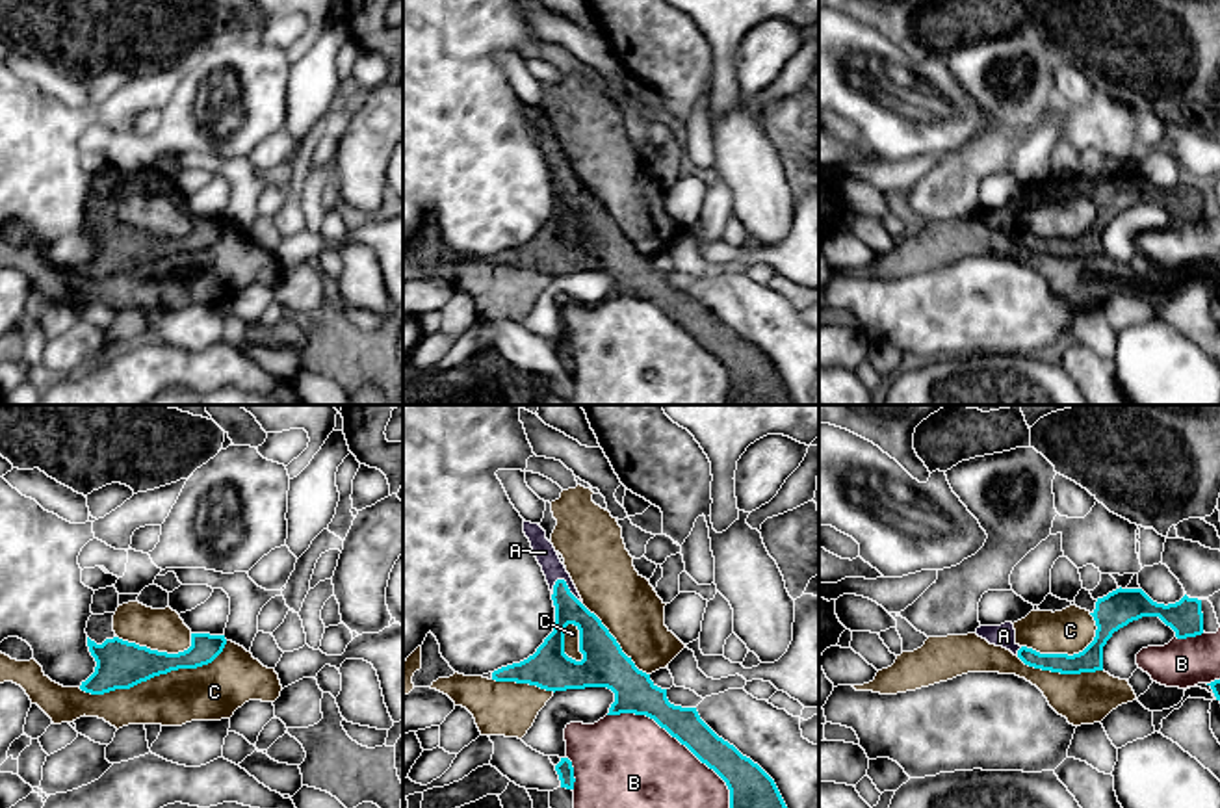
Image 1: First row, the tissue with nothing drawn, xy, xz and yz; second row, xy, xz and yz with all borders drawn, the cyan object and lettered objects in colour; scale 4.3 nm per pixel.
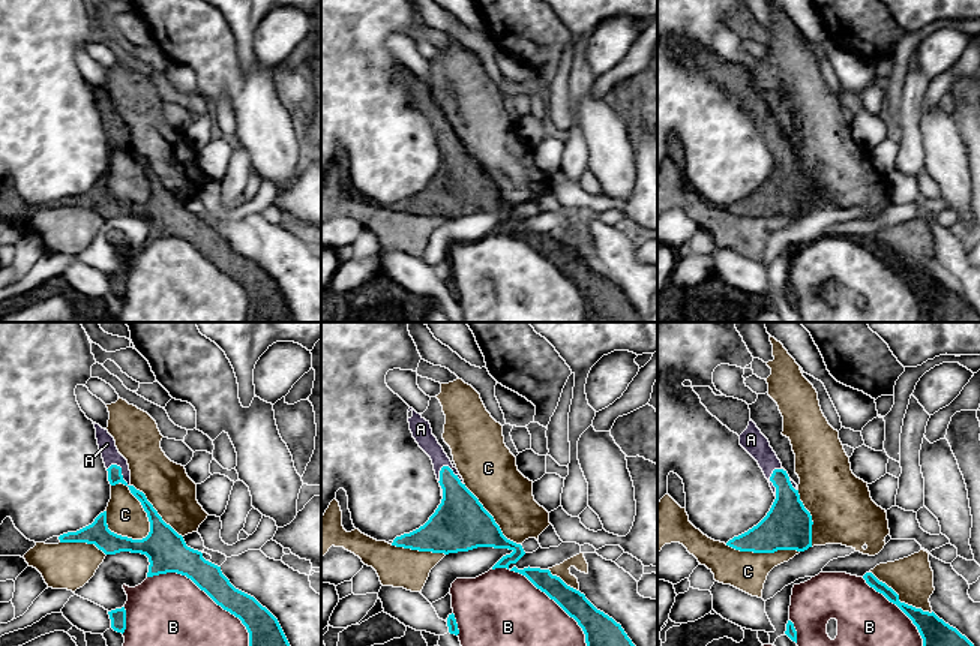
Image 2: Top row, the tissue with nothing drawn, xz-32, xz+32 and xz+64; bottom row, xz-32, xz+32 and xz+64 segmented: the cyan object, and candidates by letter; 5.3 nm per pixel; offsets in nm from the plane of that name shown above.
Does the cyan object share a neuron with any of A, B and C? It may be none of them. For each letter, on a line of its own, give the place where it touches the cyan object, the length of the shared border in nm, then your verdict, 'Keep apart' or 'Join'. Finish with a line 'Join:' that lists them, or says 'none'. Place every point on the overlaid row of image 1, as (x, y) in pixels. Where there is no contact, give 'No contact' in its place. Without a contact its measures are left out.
A: Touches cyan at xz (567, 587). Shared border 160 nm. Join
B: Touches cyan at xz (678, 740). Shared border 650 nm. Keep apart
C: Touches cyan at xy (155, 675). Shared border 700 nm. Keep apart
Join: A

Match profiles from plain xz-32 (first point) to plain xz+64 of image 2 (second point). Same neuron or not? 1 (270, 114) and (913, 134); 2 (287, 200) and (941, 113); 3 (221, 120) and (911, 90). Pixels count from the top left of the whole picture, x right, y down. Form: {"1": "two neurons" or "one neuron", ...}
{"1": "two neurons", "2": "two neurons", "3": "two neurons"}

